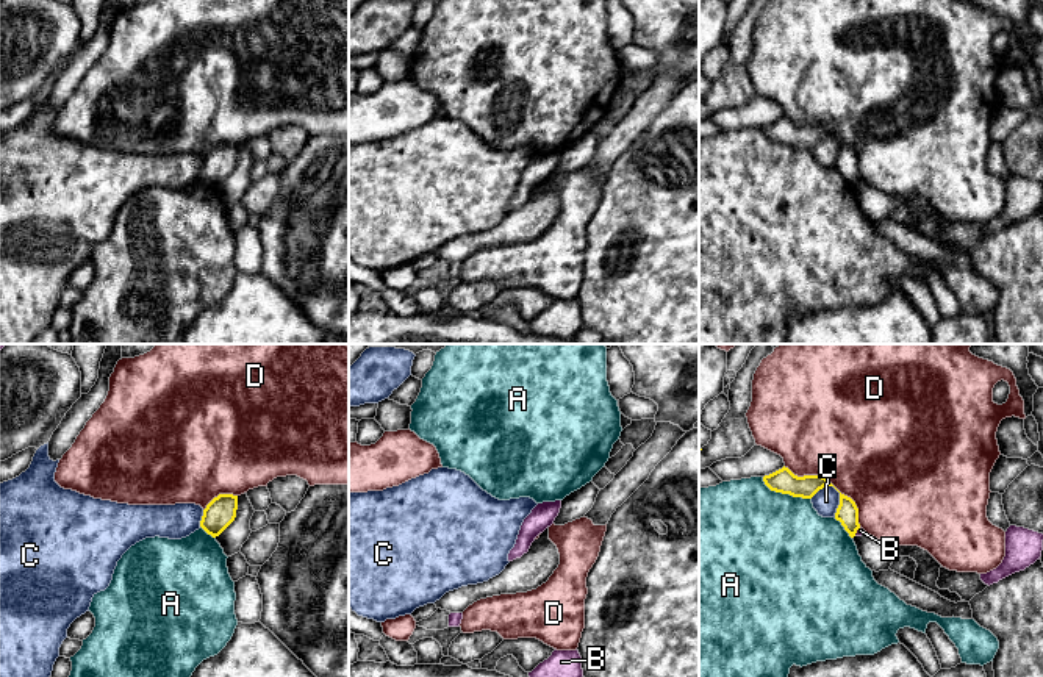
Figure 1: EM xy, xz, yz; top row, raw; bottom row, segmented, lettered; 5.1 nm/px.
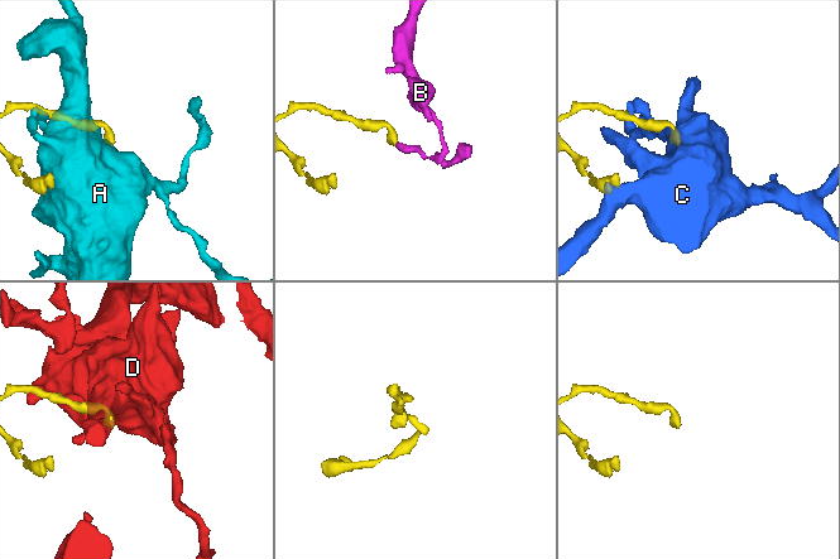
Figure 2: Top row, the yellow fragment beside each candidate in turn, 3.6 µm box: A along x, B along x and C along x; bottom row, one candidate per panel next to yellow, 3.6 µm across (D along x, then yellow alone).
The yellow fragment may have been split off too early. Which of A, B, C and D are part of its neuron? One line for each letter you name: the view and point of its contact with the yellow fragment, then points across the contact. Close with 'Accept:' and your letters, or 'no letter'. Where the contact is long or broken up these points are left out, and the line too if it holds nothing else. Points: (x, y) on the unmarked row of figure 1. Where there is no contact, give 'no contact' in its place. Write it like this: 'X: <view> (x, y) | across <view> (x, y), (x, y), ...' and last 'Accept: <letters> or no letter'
Accept: no letter

